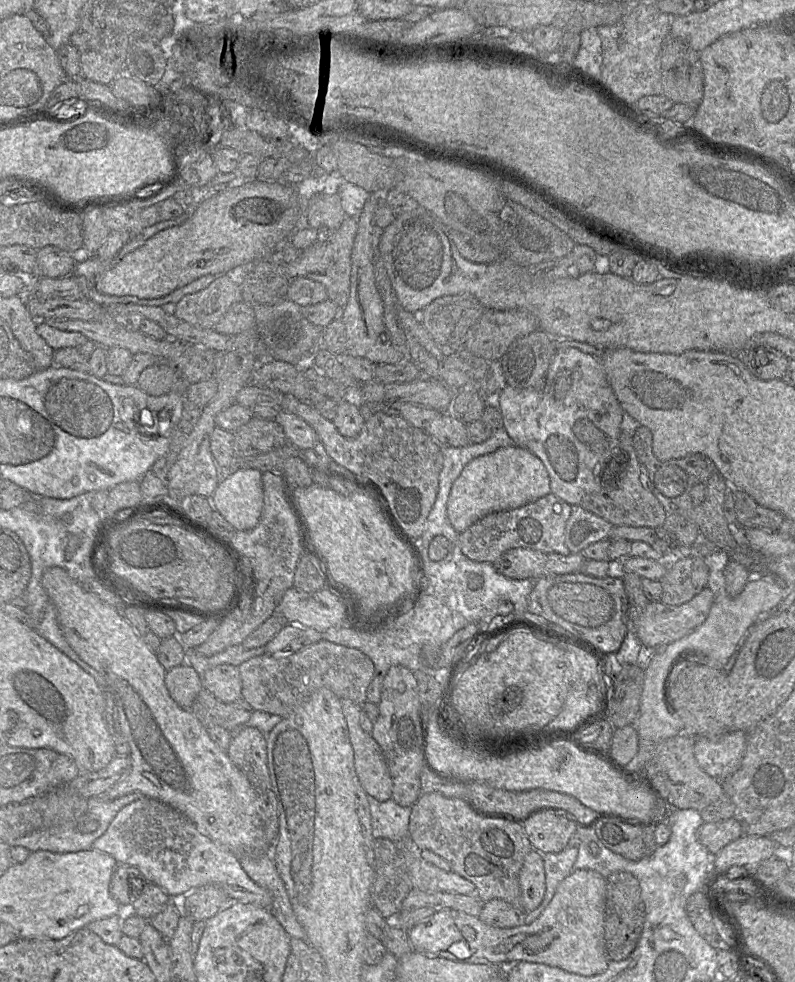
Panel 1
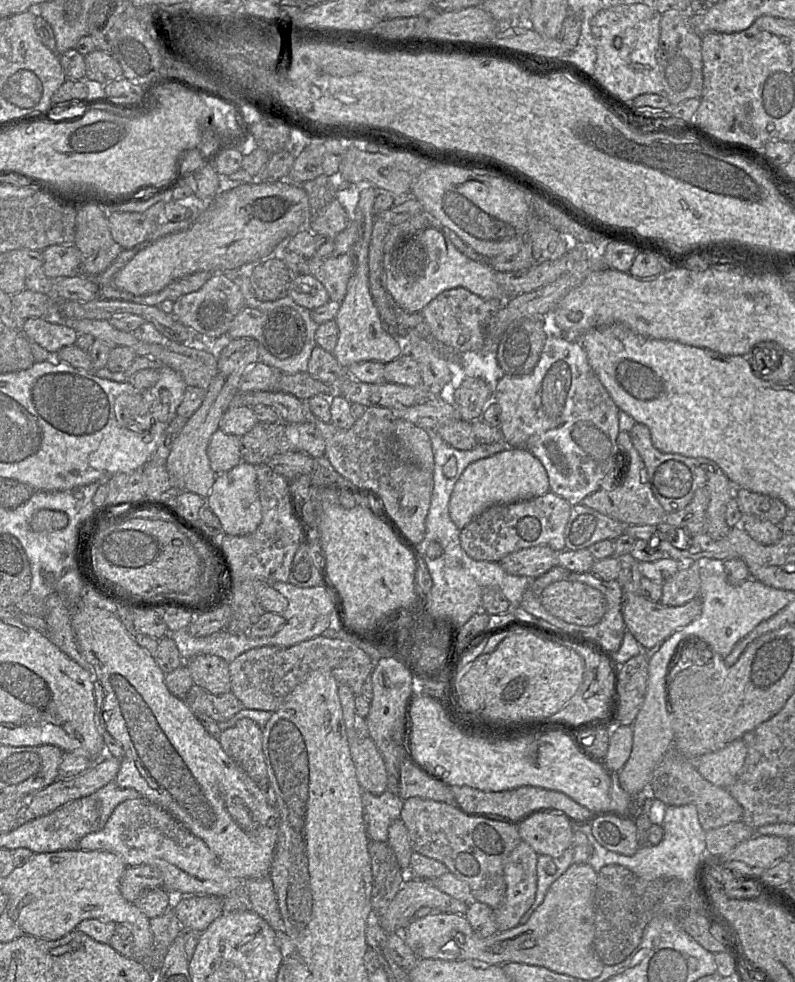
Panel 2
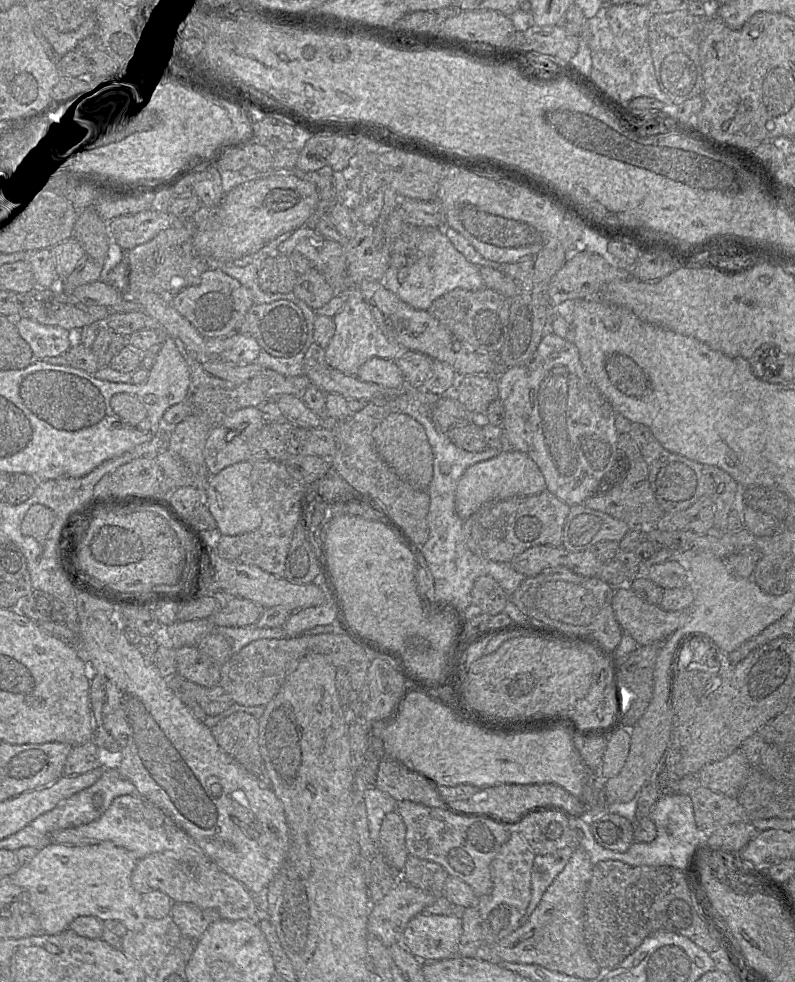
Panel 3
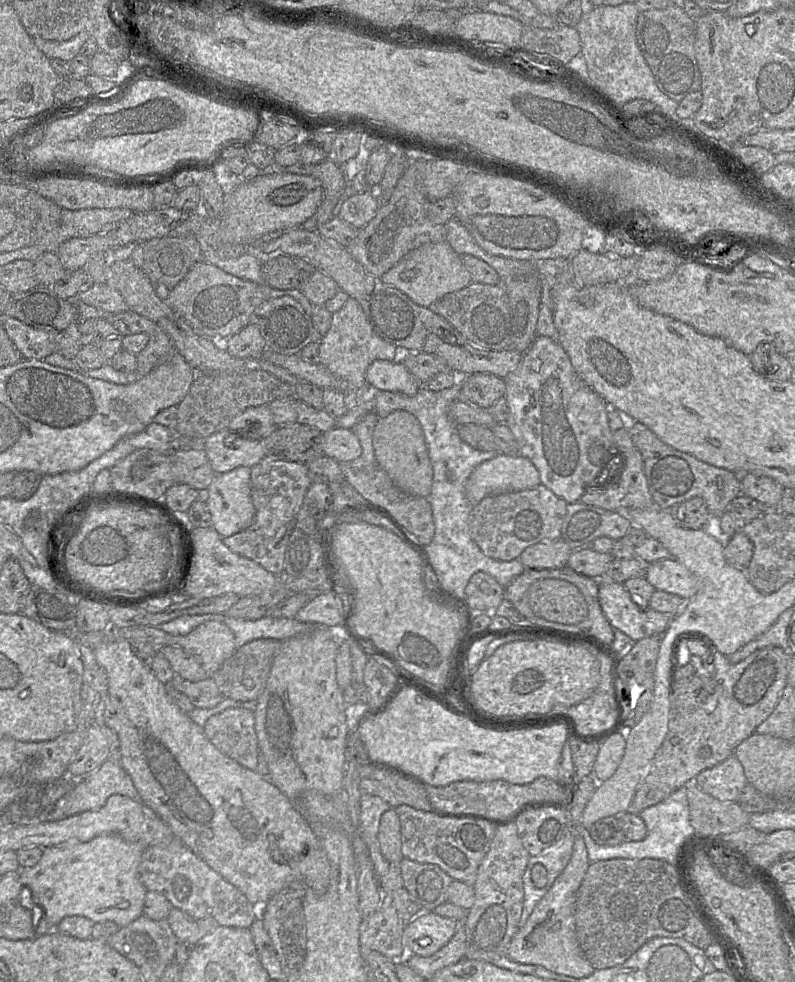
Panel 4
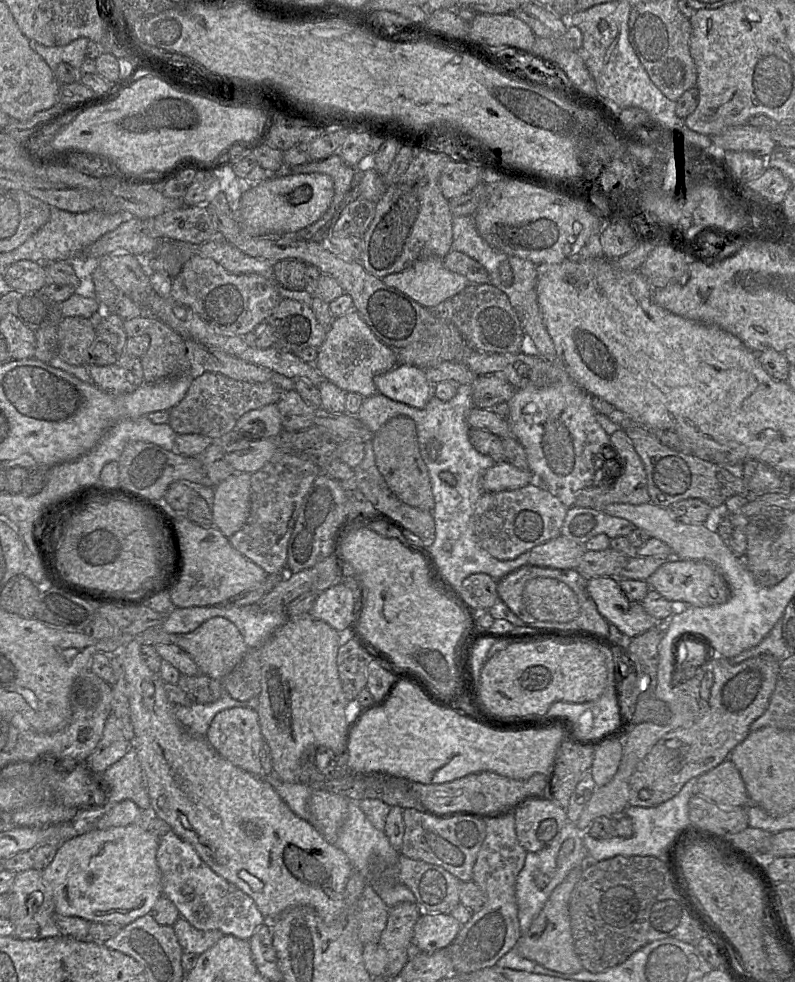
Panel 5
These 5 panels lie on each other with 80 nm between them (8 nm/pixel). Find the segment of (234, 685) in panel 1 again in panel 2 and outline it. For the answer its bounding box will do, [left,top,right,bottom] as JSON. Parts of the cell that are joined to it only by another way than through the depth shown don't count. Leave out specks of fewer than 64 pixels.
[185,655,231,695]

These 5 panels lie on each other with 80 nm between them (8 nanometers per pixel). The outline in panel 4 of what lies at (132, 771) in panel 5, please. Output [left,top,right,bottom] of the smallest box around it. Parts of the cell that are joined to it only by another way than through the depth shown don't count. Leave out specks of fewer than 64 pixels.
[30,751,141,821]

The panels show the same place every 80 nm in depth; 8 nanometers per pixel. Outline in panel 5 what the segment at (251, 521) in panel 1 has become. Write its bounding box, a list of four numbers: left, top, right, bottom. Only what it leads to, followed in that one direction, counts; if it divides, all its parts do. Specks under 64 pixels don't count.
[212,472,251,538]

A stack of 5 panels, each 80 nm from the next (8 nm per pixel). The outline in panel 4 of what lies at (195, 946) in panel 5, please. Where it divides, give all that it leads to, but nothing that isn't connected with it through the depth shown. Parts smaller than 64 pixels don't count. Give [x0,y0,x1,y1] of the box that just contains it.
[166,908,218,946]

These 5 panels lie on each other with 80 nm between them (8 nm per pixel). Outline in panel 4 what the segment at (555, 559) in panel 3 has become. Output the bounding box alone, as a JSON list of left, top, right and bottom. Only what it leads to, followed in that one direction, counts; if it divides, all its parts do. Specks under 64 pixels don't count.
[518,538,571,569]

